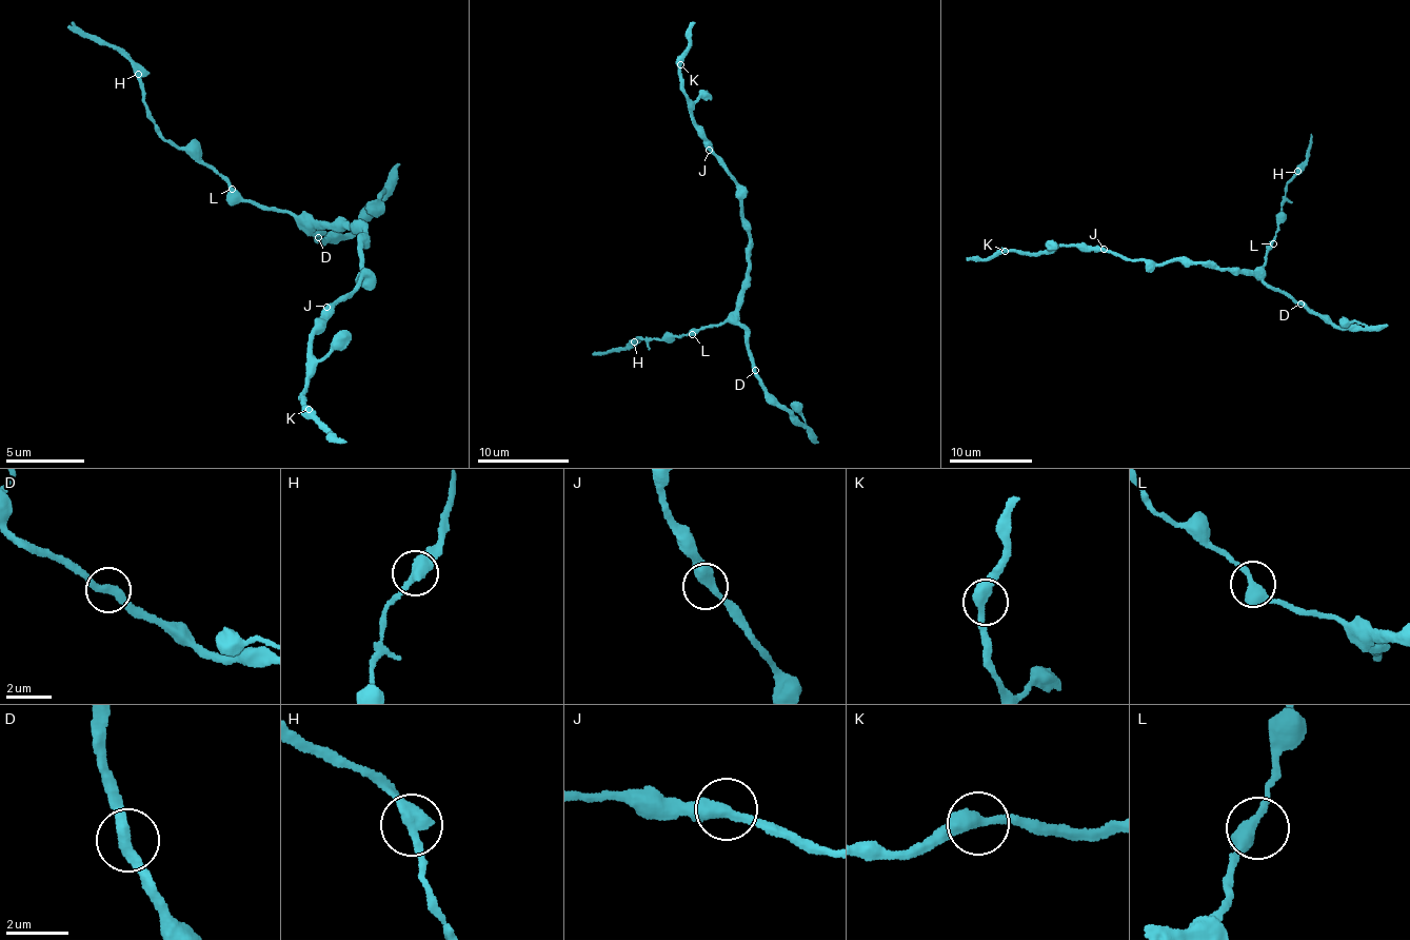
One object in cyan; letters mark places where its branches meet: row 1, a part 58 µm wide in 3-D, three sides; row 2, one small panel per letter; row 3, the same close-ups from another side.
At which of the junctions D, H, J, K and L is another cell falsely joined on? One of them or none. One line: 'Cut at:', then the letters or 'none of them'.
Cut at: H

